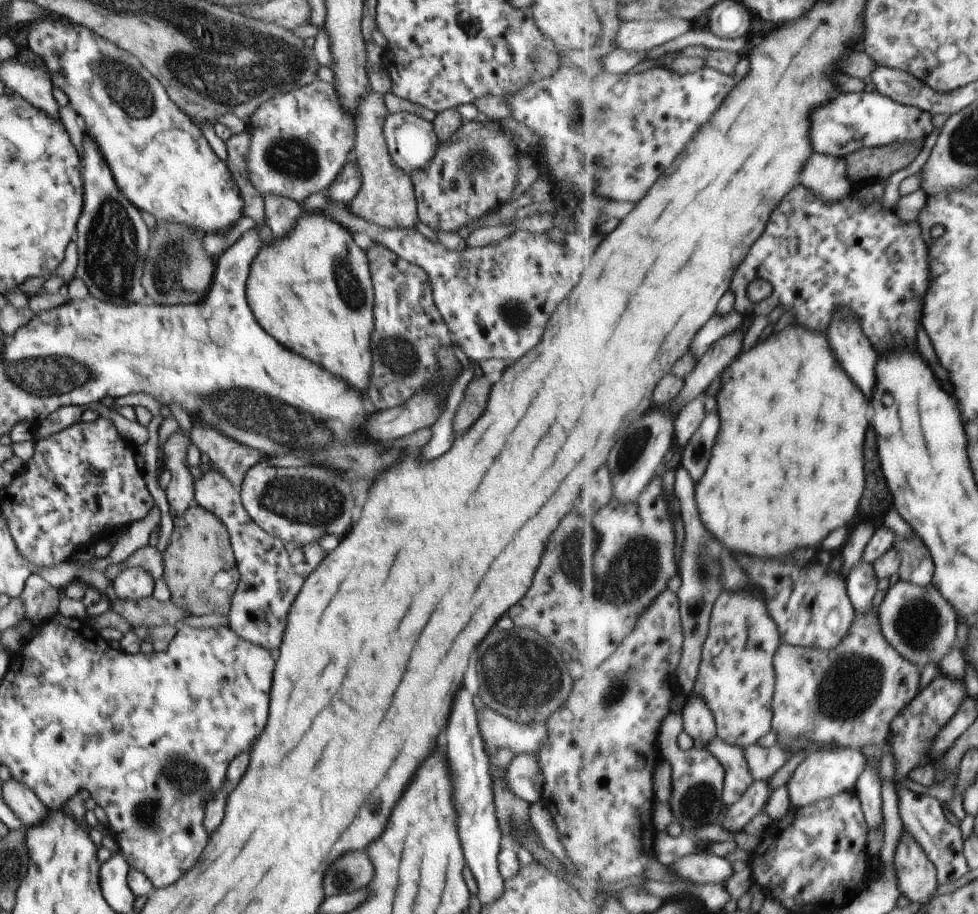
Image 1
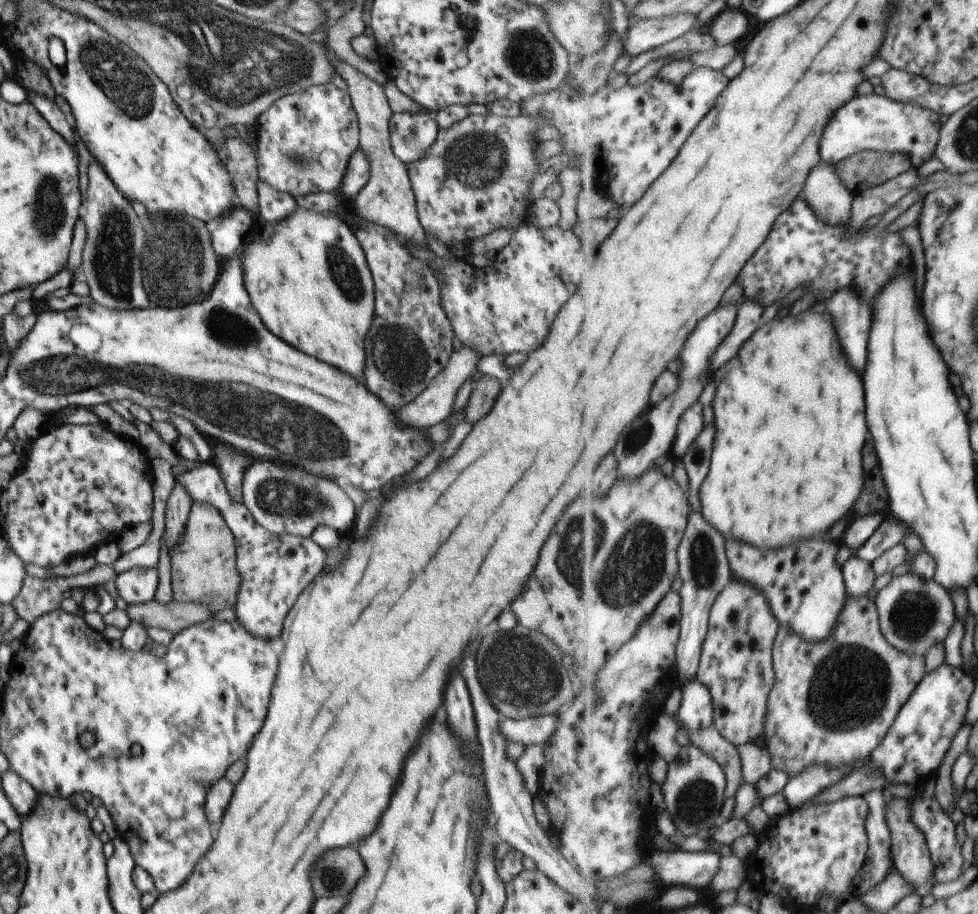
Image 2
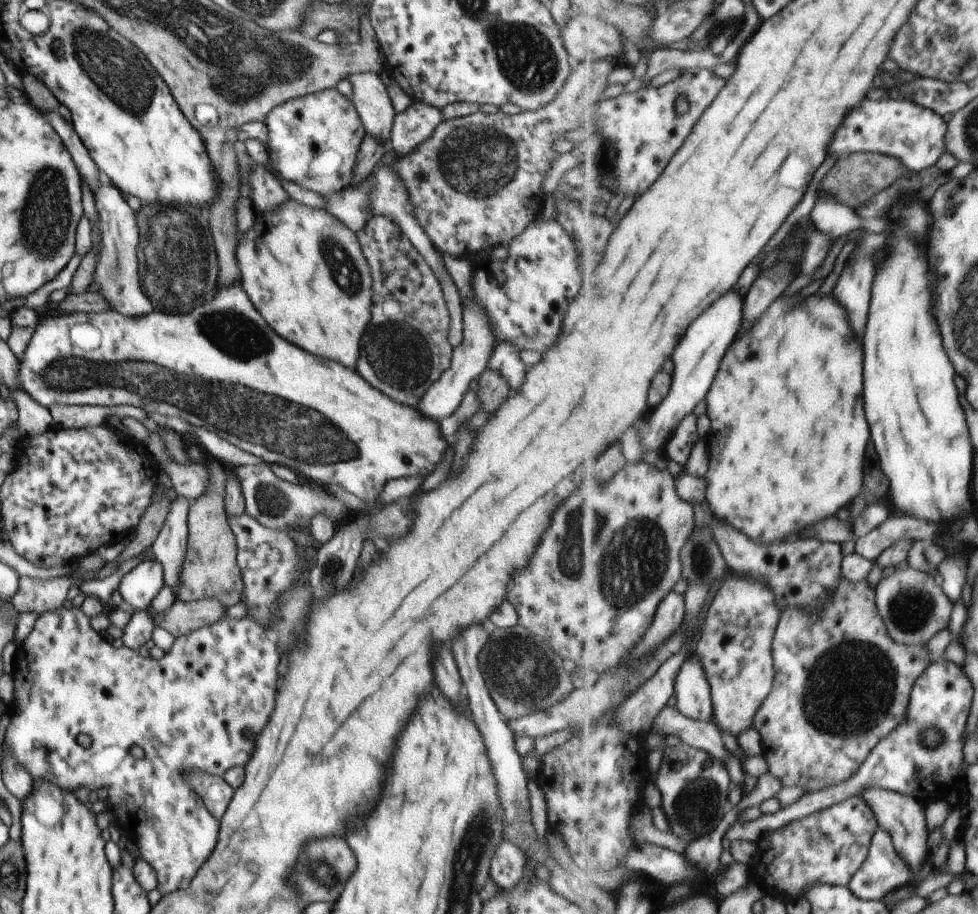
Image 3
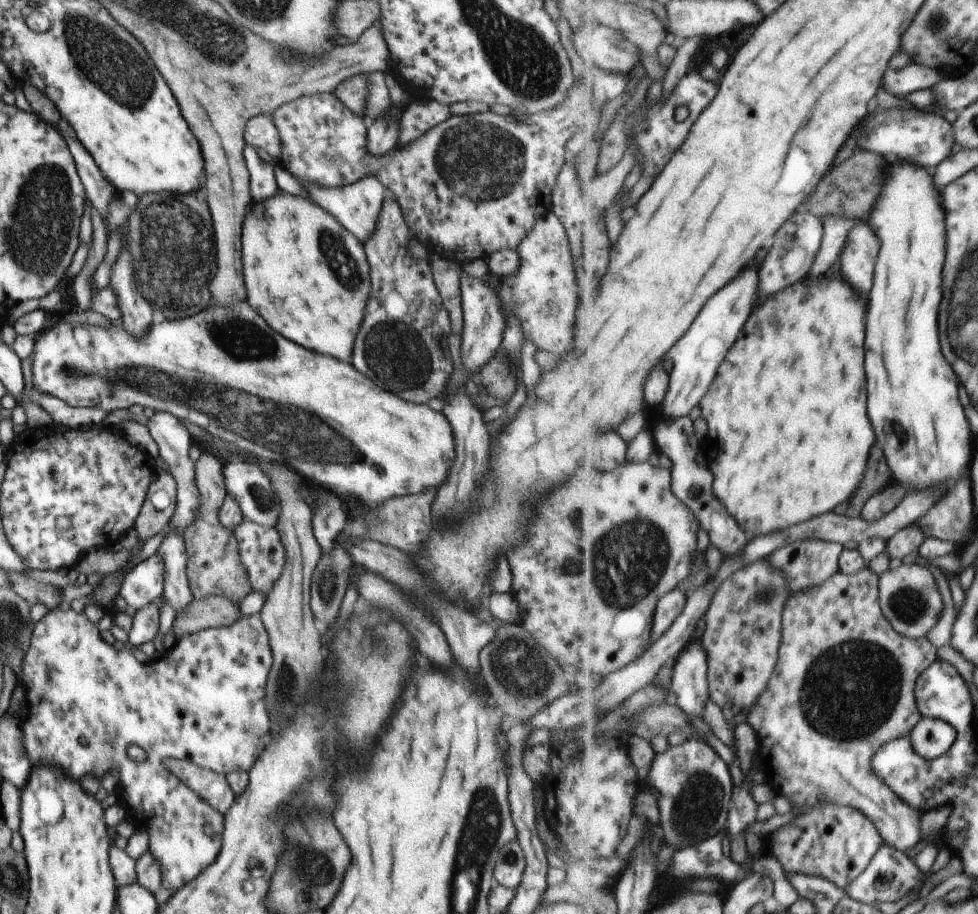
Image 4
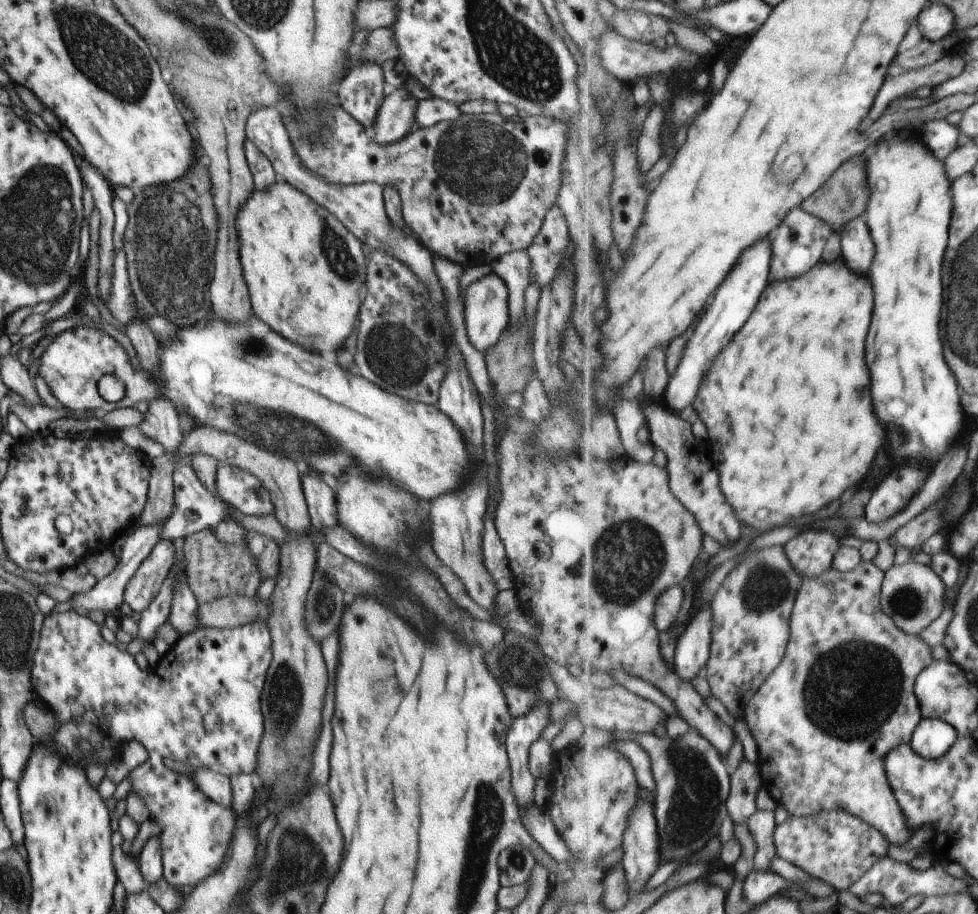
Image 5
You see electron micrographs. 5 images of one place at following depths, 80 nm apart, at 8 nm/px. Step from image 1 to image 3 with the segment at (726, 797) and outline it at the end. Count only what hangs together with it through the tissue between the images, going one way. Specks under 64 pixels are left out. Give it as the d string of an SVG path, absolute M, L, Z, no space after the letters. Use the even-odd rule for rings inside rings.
M666 706L654 720L652 728L664 736L678 735L681 742L705 749L711 756L726 764L733 754L725 746L717 725L685 716L677 706Z

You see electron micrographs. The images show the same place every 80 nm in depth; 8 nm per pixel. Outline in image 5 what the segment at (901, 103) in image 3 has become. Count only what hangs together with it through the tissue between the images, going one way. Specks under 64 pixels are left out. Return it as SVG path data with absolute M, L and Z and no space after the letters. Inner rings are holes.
M947 120L927 122L921 132L923 132L923 138L927 140L927 144L931 144L931 148L935 148L935 152L939 152L941 160L945 160L959 146L961 130L957 126L951 126Z

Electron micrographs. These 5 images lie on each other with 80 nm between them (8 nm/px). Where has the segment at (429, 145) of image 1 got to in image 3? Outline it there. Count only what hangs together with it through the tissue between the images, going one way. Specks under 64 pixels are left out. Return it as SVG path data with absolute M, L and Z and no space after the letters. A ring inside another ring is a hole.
M412 99L405 110L394 113L392 118L388 146L393 155L411 154L441 121L440 109Z

